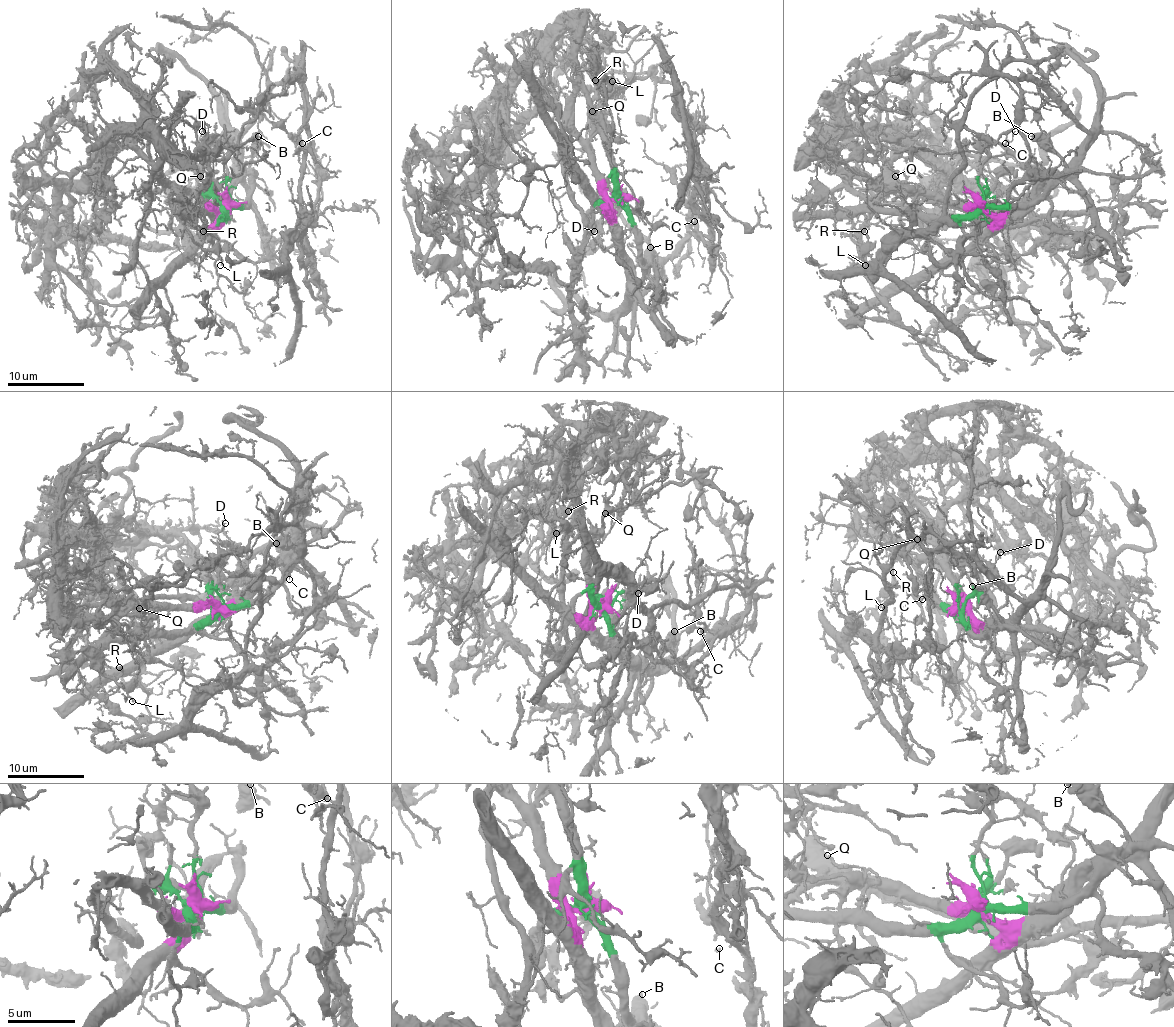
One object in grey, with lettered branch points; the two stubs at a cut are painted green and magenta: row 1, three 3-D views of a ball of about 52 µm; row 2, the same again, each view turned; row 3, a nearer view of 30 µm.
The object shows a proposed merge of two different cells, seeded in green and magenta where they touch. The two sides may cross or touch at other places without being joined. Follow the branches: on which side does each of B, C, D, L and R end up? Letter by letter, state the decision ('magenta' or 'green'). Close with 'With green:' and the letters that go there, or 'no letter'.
B: green
C: magenta
D: magenta
L: green
R: green
With green: B, L, R

